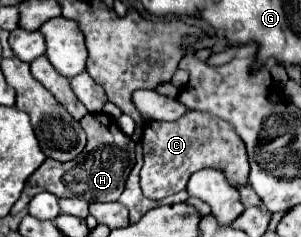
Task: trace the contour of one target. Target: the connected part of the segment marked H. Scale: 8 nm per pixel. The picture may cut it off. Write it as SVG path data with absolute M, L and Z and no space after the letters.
M87 114L81 118L83 130L87 130L85 150L71 162L51 162L45 160L27 180L27 186L41 186L53 192L57 198L83 198L87 202L115 202L125 190L131 164L135 164L135 142L125 136L117 124L107 114Z

